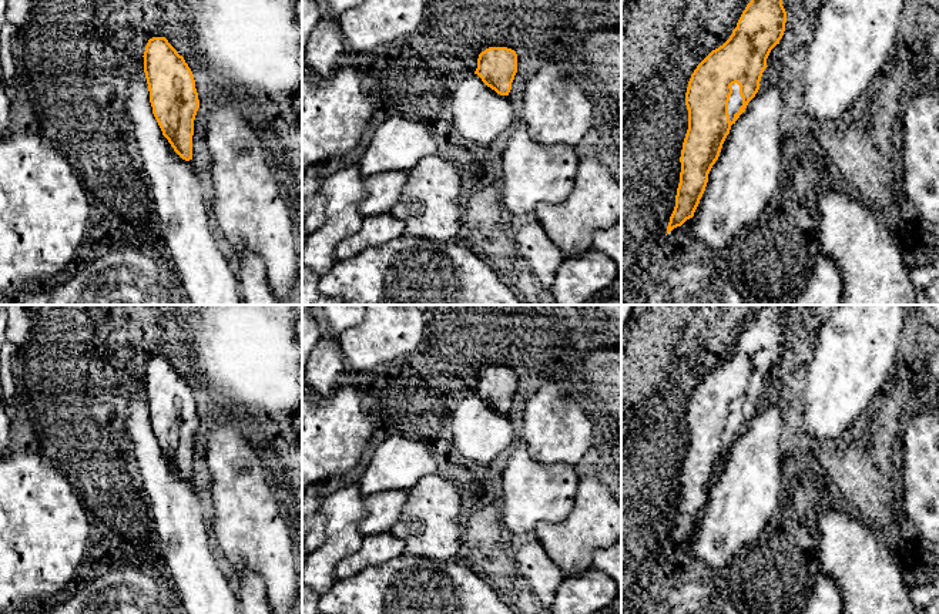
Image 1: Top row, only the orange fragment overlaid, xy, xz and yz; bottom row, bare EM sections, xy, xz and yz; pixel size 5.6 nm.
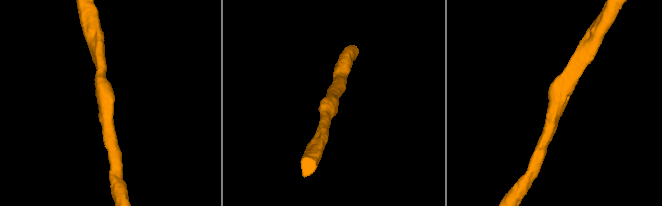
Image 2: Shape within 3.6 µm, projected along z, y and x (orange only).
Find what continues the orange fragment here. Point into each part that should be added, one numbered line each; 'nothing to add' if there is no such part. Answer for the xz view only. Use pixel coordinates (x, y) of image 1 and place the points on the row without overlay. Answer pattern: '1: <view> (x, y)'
nothing to add

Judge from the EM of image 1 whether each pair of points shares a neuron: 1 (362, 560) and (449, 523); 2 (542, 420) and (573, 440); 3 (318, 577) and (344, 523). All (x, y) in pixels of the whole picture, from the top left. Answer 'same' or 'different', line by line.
1: different
2: same
3: same

